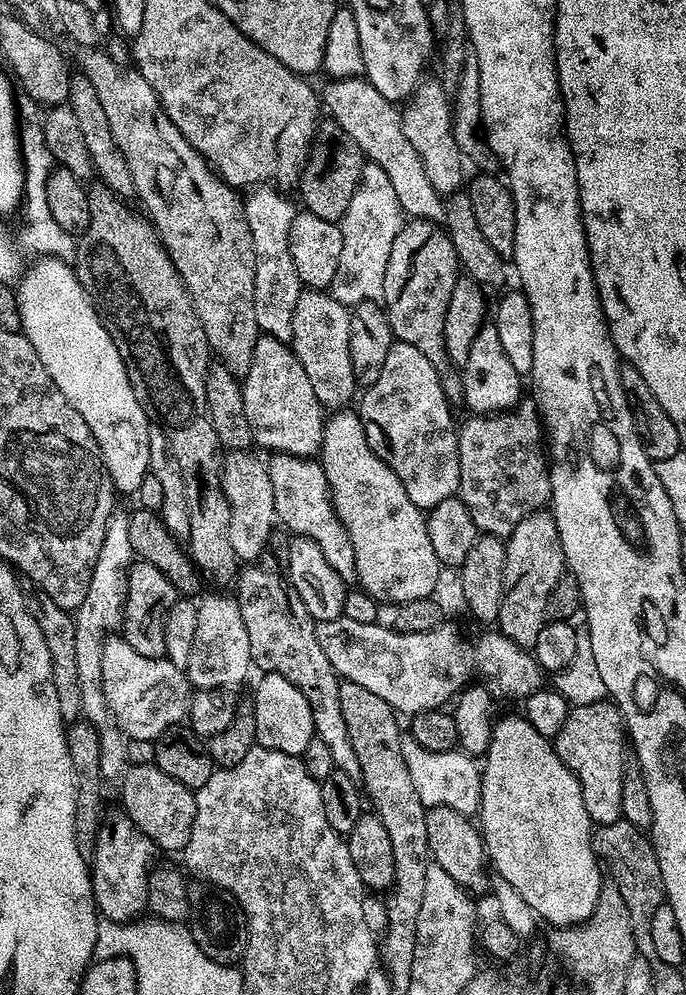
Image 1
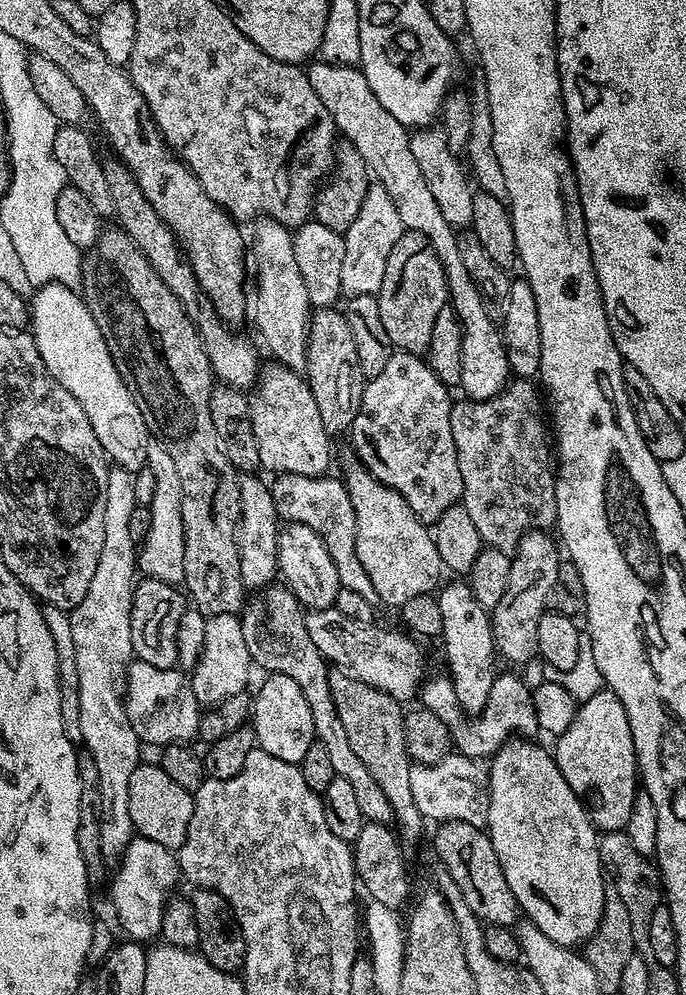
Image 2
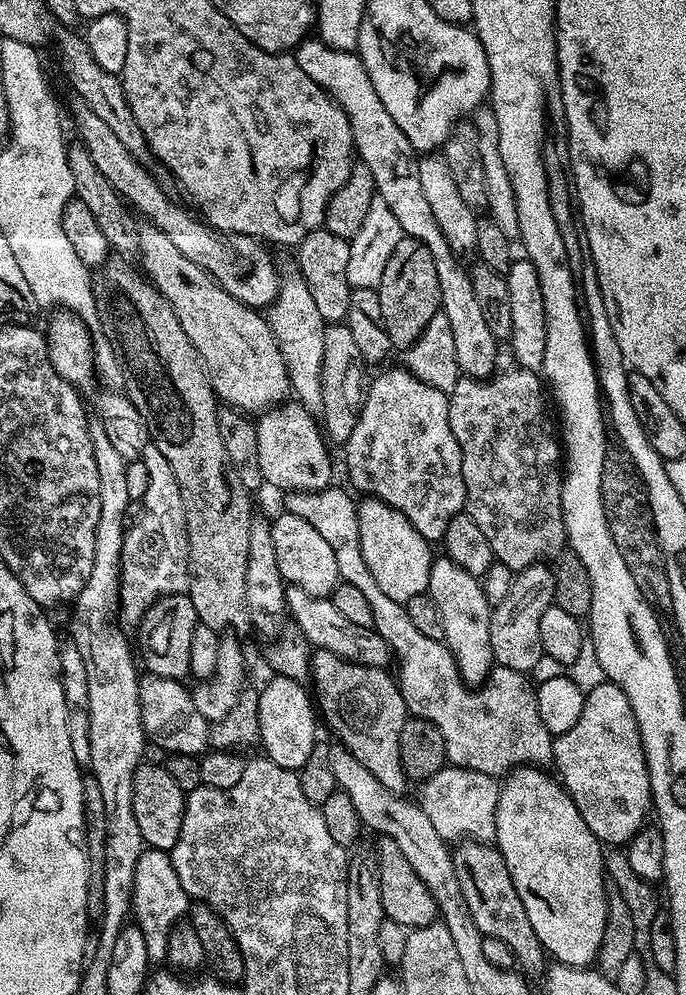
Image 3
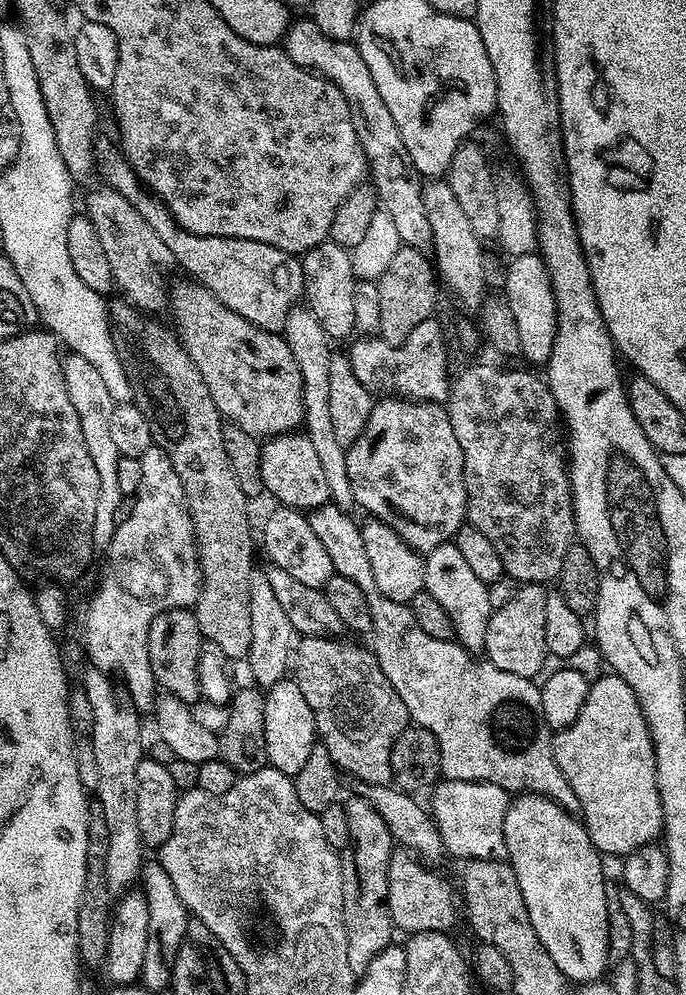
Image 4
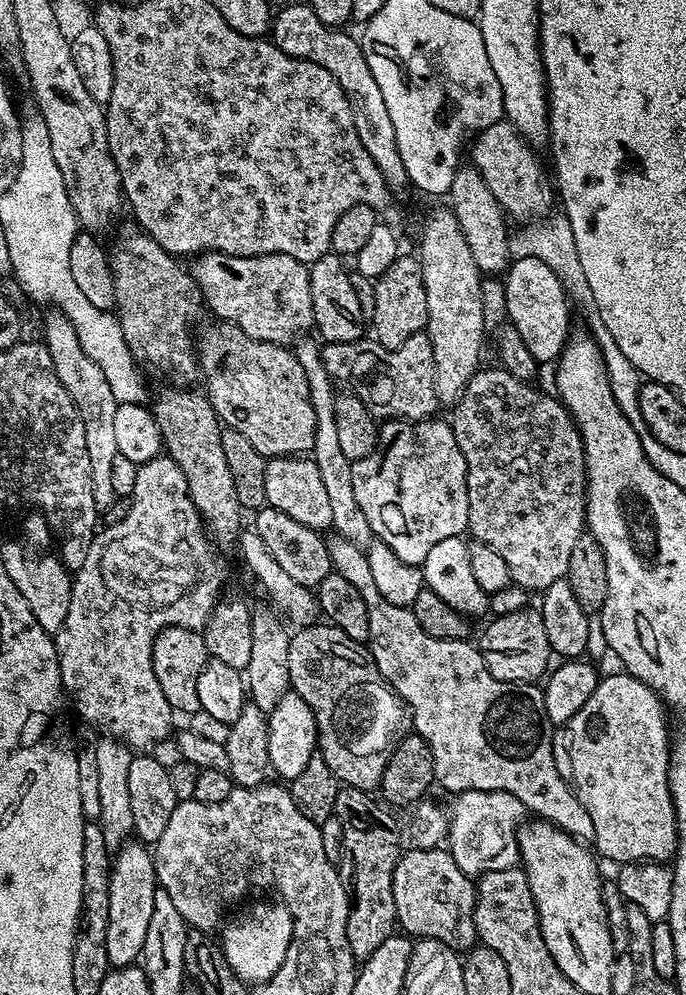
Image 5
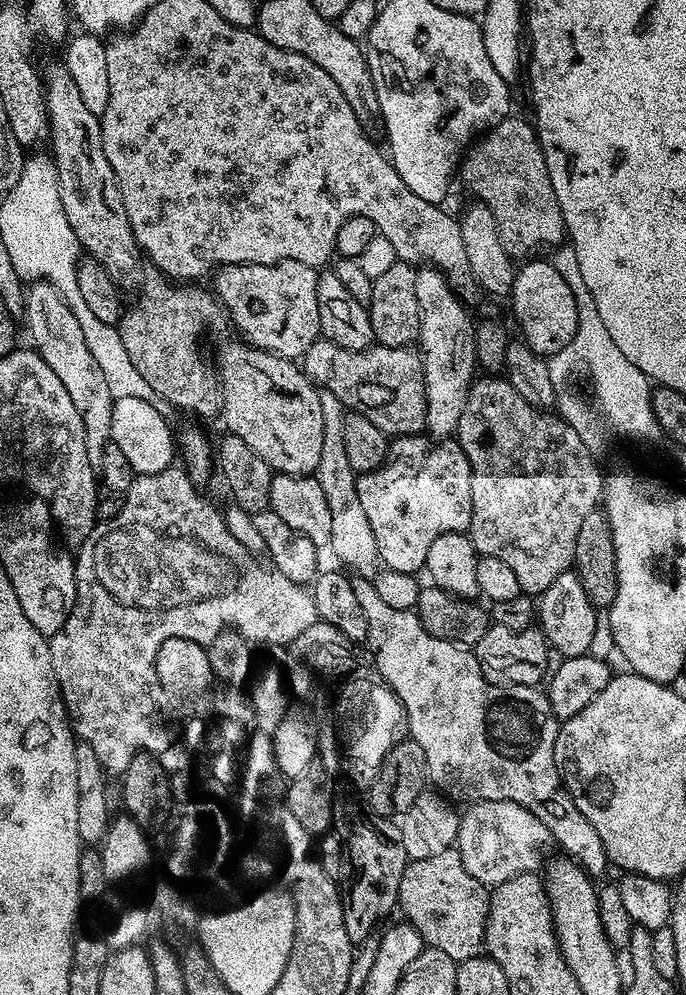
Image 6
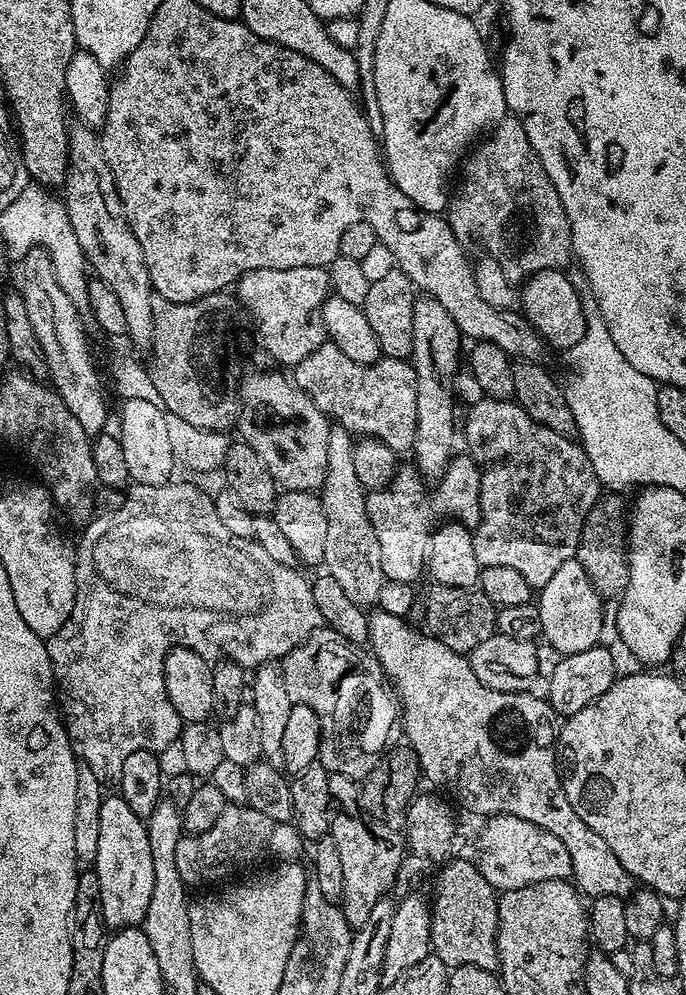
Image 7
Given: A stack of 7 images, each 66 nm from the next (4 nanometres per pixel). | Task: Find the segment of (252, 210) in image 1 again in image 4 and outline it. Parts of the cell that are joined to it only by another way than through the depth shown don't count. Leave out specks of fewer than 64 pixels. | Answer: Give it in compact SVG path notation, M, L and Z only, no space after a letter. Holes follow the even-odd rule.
M304 306L293 307L284 323L282 335L290 346L290 354L294 354L294 362L298 362L298 370L302 374L302 406L304 407L302 428L311 445L314 446L323 471L326 473L331 503L338 508L351 509L354 501L350 490L350 478L346 474L346 450L338 446L330 419L330 362L334 355L334 349L331 348L333 345L326 330L318 326L318 318L314 318L314 314Z

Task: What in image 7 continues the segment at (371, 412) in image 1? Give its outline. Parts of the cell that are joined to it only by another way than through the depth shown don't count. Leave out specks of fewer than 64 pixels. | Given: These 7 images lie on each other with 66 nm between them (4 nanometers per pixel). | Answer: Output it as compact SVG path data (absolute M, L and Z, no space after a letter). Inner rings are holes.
M453 455L435 481L432 497L428 497L423 483L425 481L415 467L401 467L386 488L369 491L366 495L366 514L370 514L370 526L374 526L374 534L378 534L385 581L415 585L416 579L425 575L428 539L441 518L451 518L470 529L475 529L480 520L480 467L471 456Z

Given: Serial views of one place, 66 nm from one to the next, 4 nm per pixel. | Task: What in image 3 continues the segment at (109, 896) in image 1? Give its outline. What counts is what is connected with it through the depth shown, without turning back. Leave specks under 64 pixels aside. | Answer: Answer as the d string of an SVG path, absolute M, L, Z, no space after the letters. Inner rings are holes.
M148 848L138 858L138 864L134 866L130 912L146 938L146 954L149 961L167 961L170 930L174 930L174 926L181 923L190 912L190 898L186 890L182 890L182 882L178 882L178 873L174 871L174 862L169 853L160 852L157 848Z

